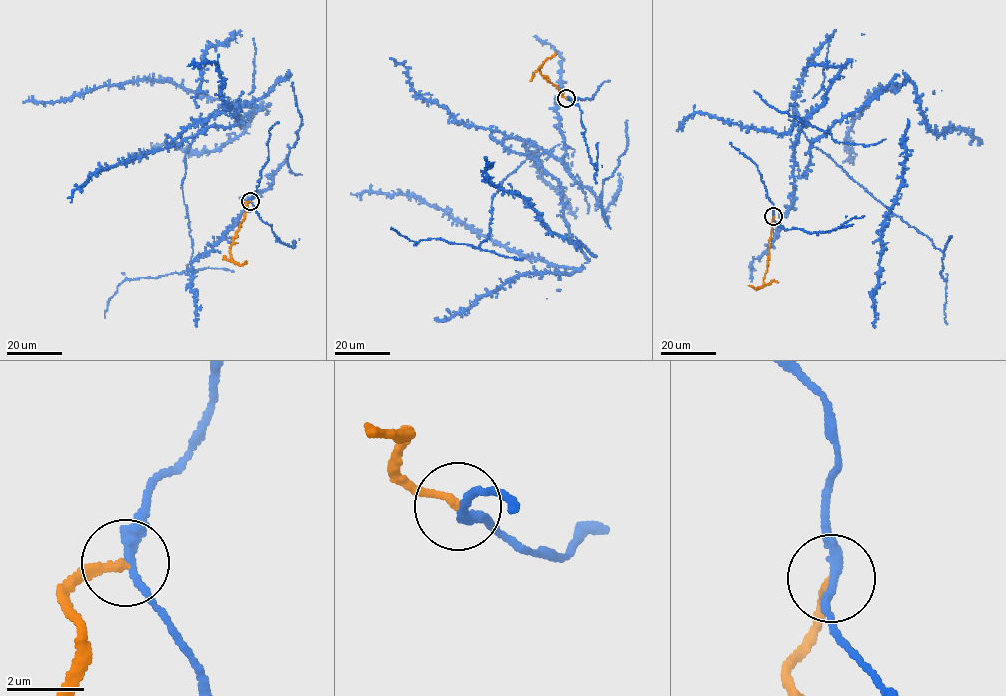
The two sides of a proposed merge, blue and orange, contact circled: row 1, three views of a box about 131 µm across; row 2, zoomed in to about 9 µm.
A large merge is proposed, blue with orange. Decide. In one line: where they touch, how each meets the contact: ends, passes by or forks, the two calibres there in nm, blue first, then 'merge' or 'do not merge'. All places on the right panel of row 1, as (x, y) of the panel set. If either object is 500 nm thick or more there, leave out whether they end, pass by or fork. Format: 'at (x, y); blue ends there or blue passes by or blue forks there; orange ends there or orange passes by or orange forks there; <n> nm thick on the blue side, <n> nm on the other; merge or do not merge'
at (773, 216); blue passes by; orange ends there; 240 nm thick on the blue side, 200 nm on the other; do not merge

